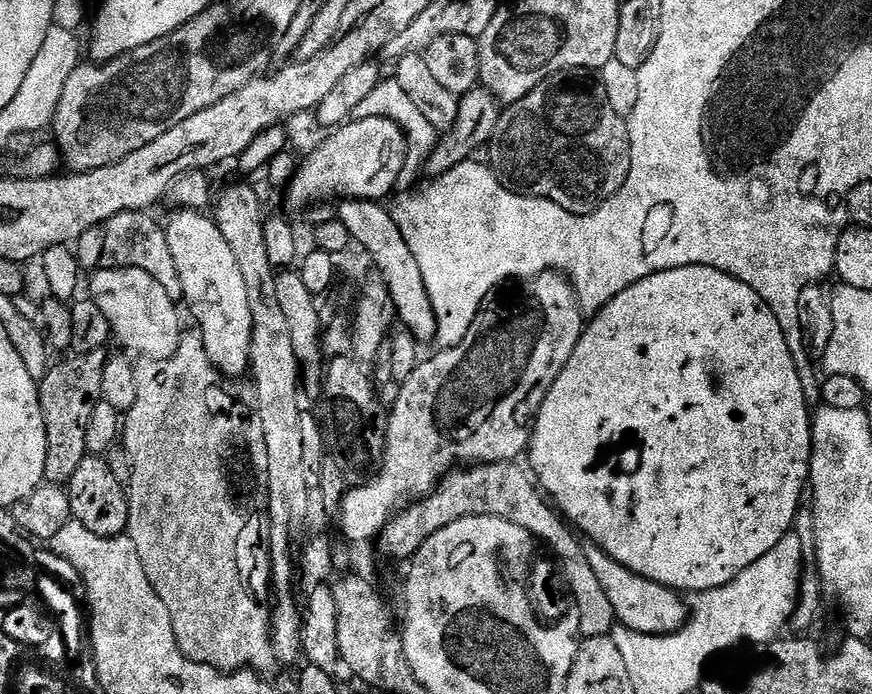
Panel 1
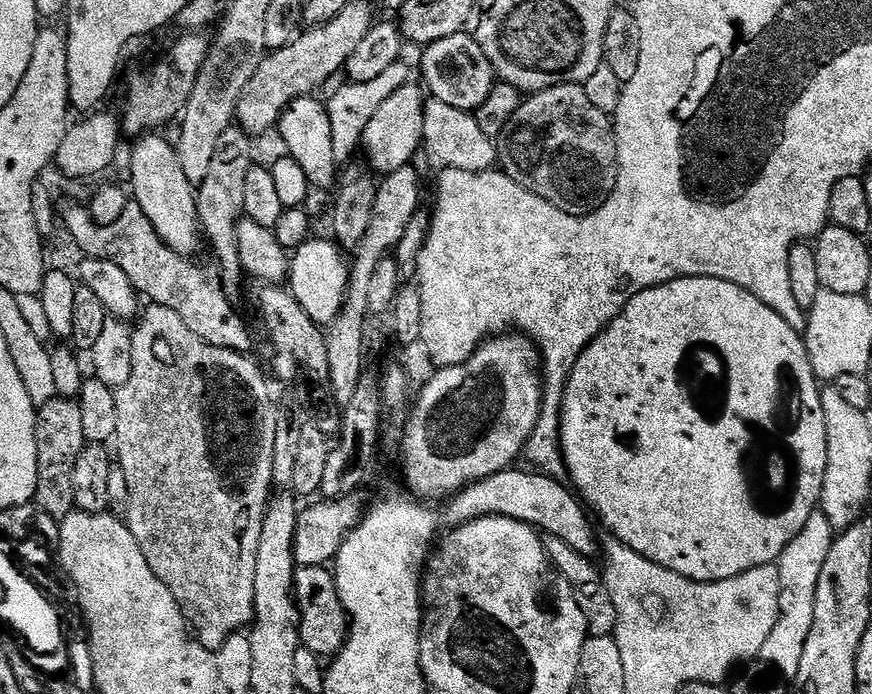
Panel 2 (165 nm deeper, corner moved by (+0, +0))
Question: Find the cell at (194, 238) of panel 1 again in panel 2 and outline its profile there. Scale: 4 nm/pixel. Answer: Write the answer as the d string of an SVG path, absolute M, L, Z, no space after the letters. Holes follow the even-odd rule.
M145 134L135 141L132 161L128 172L132 175L130 196L134 203L146 214L154 231L178 254L189 257L202 244L202 229L196 218L196 194L194 186L186 178L182 165L176 157L171 139L163 140L160 134Z

